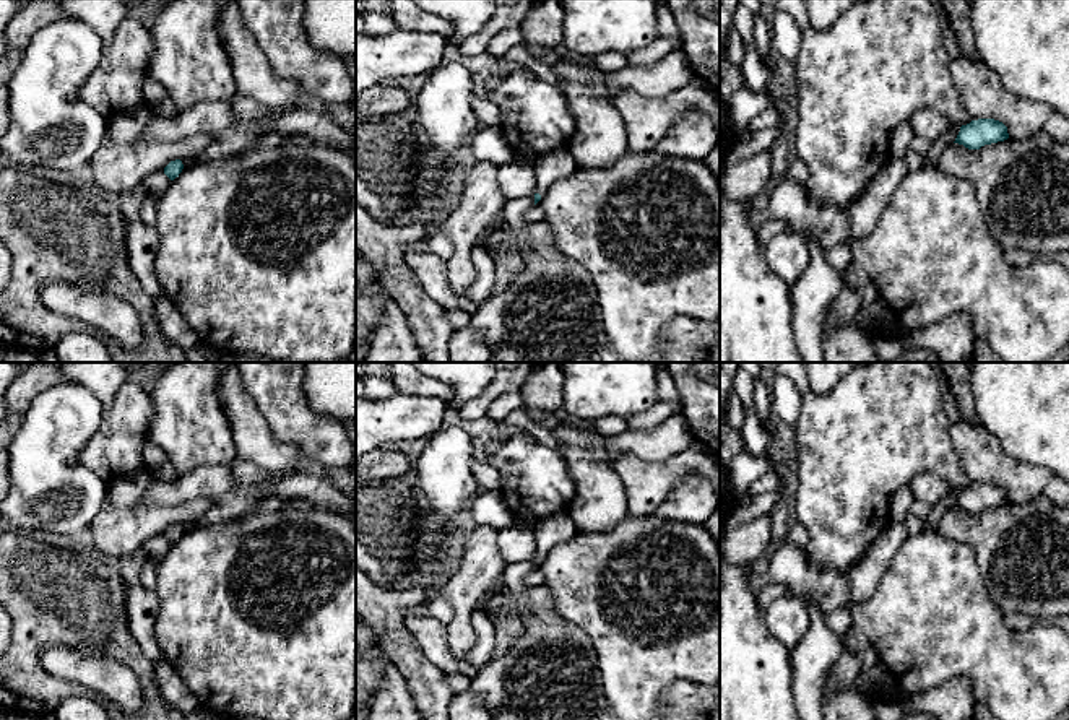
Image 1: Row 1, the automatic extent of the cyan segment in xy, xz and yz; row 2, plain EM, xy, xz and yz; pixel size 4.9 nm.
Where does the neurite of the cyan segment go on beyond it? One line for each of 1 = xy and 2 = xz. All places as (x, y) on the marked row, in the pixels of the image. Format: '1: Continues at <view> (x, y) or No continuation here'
1: No continuation here
2: Continues at xz (556, 164)

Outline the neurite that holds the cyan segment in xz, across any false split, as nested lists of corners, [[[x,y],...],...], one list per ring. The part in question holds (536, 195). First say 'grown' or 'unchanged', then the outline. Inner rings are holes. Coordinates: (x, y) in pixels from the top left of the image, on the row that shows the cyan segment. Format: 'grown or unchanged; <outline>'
grown; [[[569,148],[544,153],[534,159],[533,166],[536,179],[534,205],[552,182],[564,179],[578,169]]]

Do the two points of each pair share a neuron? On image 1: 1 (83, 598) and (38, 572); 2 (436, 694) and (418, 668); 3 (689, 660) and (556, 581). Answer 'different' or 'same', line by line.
1: same
2: same
3: same

